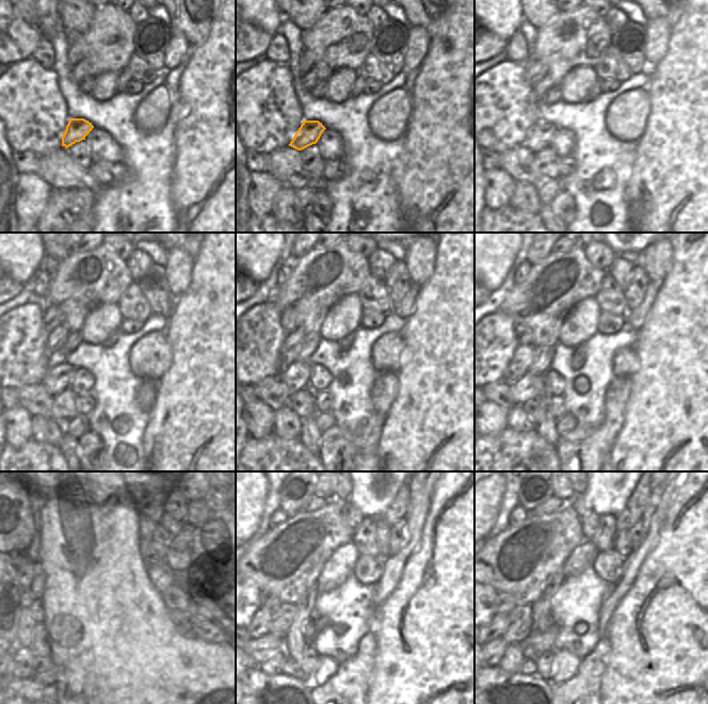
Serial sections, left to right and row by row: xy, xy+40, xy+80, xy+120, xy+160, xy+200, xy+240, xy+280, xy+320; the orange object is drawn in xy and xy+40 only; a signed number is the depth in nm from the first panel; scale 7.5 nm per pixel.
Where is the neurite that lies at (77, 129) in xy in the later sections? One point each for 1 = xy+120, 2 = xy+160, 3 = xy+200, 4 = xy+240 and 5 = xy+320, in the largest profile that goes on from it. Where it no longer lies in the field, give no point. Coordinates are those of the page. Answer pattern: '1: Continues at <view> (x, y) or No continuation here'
1: Continues at xy+120 (60, 374)
2: Continues at xy+160 (296, 376)
3: Continues at xy+200 (529, 386)
4: Continues at xy+240 (37, 638)
5: Continues at xy+320 (496, 649).

